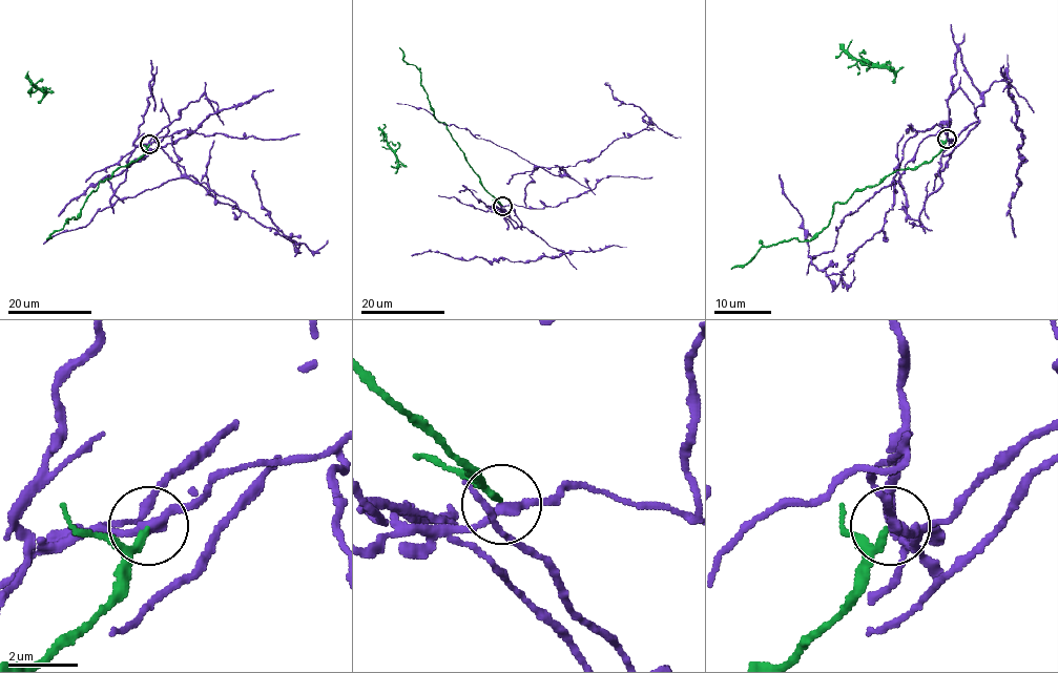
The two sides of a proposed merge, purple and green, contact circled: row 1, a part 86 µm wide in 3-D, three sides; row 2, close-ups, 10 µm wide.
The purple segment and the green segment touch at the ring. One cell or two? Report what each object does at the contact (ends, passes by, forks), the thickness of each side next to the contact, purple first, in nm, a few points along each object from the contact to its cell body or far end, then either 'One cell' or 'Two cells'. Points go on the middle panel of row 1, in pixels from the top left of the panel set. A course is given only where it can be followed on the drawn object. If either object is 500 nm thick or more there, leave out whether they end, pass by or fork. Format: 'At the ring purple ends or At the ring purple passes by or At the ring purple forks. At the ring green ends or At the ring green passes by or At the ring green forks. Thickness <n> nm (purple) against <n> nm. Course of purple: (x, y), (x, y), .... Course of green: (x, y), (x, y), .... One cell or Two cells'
At the ring purple passes by. At the ring green ends. Thickness 240 nm (purple) against 190 nm. Course of purple: (502, 206), (524, 207), (536, 169), (590, 161), (649, 125), (639, 107), (614, 99), (608, 83). Course of green: (502, 206), (481, 184), (447, 125), (436, 119), (421, 84), (420, 71), (403, 60), (403, 51), (399, 47). Two cells

